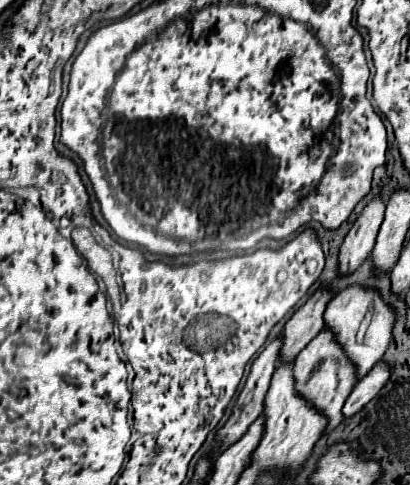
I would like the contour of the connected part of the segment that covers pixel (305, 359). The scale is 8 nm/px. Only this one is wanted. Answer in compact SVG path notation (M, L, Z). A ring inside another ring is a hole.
M323 329L297 355L295 379L297 379L297 391L303 397L307 397L315 407L319 407L323 411L323 415L327 415L327 419L331 419L331 425L327 427L325 433L335 429L335 425L339 425L341 419L343 419L343 413L341 413L343 403L349 397L349 393L351 393L351 389L353 389L353 385L357 381L357 367L347 357L343 345L337 341L337 337L333 335L331 329Z

